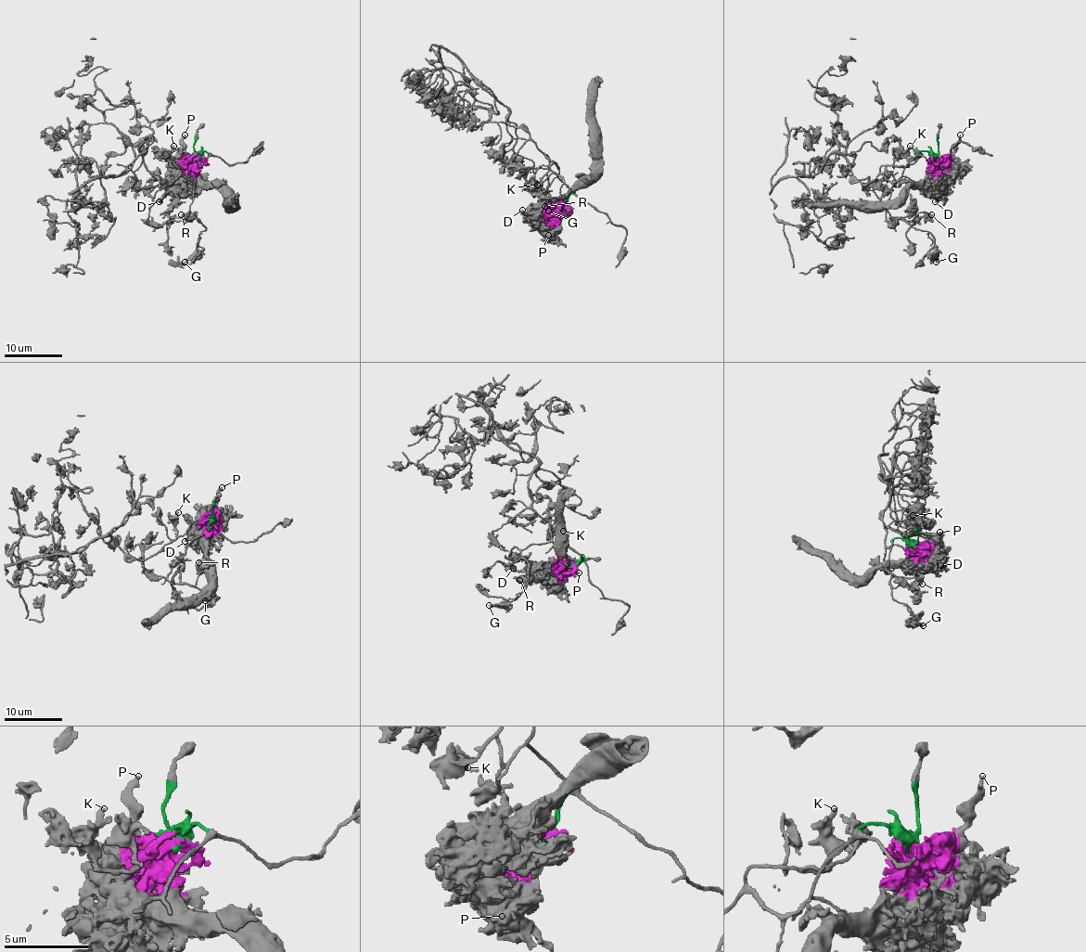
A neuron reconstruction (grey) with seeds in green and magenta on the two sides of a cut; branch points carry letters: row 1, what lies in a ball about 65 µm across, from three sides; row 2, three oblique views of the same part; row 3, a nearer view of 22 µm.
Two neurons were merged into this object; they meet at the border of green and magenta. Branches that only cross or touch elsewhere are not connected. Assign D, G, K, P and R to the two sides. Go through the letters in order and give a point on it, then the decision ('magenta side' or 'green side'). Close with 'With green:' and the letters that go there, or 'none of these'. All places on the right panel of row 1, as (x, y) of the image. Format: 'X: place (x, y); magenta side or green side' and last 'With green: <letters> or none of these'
D: place (935, 201); magenta side
G: place (936, 262); green side
K: place (910, 146); green side
P: place (960, 135); magenta side
R: place (931, 214); green side
With green: G, K, R

